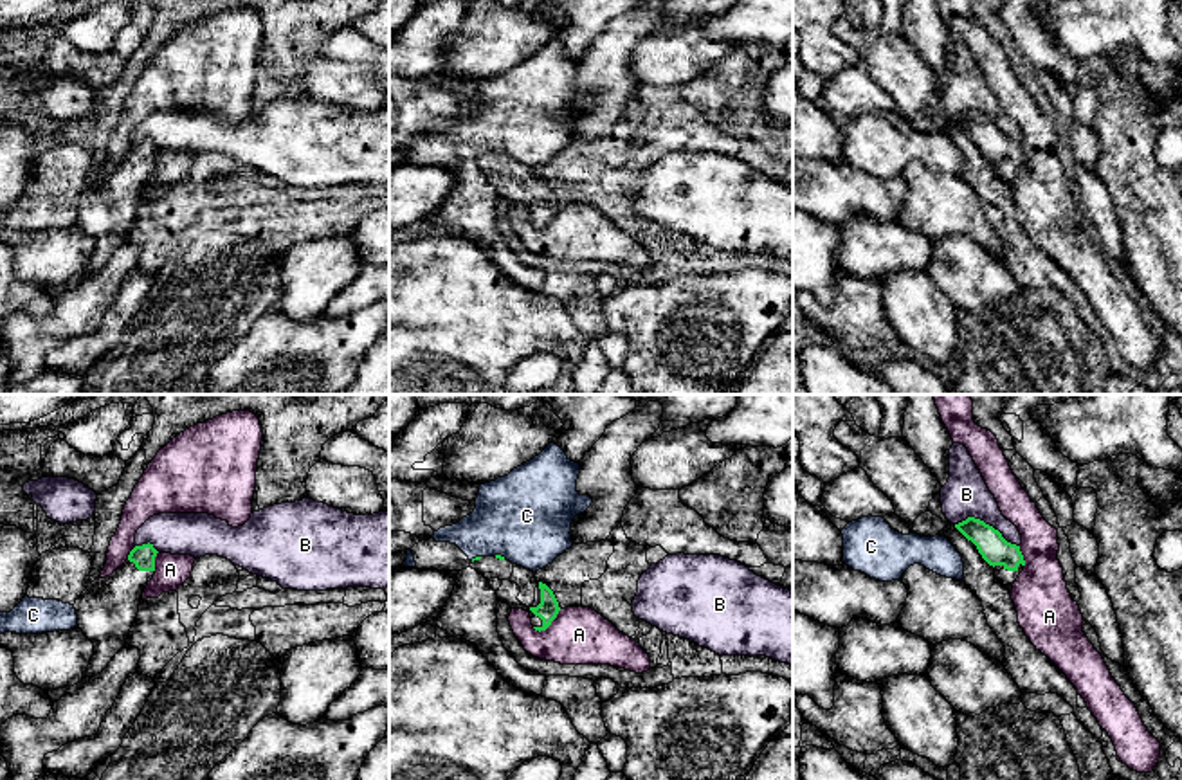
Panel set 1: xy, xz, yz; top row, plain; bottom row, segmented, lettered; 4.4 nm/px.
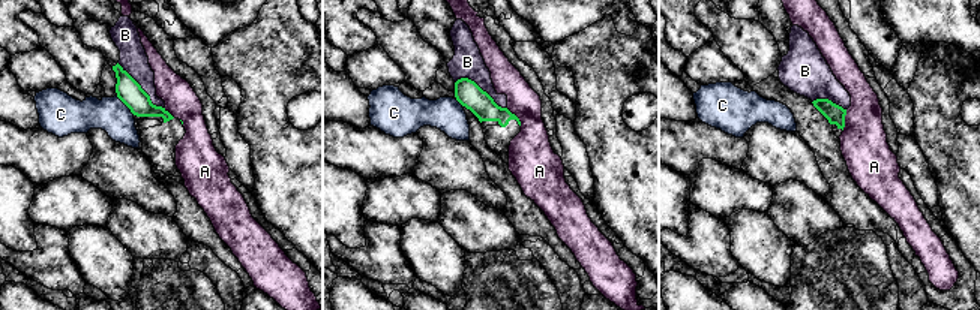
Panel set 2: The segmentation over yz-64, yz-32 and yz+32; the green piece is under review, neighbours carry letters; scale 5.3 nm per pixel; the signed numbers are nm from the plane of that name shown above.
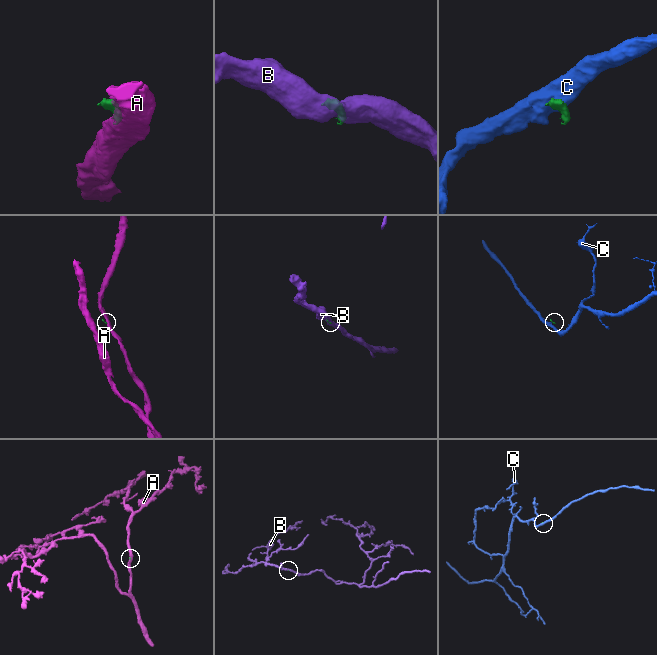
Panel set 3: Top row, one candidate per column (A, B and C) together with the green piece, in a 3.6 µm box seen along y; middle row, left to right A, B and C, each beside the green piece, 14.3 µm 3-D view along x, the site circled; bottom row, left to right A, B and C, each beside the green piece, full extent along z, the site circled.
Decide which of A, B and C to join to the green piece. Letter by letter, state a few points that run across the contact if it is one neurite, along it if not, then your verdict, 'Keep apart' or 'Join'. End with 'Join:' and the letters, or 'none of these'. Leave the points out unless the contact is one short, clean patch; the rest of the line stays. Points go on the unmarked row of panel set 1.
A: Line: xz (561, 206), (545, 226), (536, 227), (532, 224). Keep apart
B: Keep apart
C: Line: xz (480, 152), (471, 157). Keep apart
Join: none of these

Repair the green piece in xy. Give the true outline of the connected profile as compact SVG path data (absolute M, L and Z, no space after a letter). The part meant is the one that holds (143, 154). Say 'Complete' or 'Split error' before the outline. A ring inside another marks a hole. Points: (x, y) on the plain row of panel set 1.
Split error. M150 139L135 142L121 164L106 175L97 173L76 196L77 223L94 240L85 274L101 270L126 243L142 189L155 171L157 150Z

